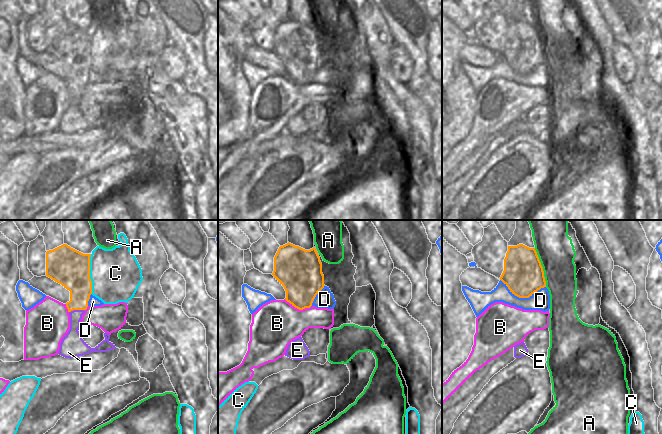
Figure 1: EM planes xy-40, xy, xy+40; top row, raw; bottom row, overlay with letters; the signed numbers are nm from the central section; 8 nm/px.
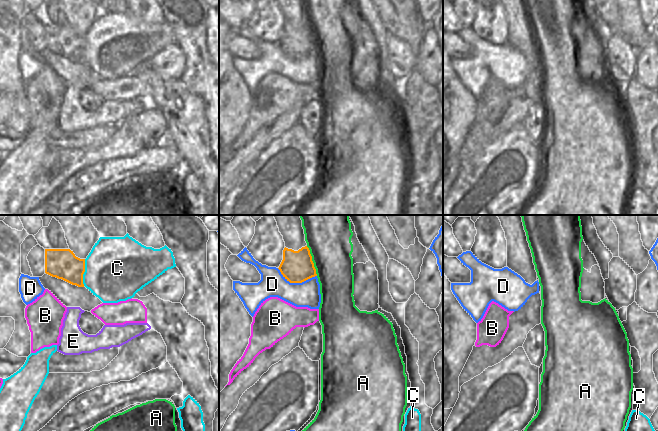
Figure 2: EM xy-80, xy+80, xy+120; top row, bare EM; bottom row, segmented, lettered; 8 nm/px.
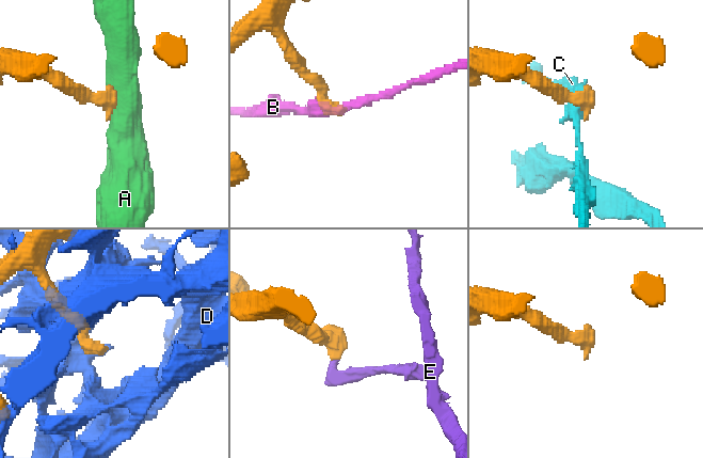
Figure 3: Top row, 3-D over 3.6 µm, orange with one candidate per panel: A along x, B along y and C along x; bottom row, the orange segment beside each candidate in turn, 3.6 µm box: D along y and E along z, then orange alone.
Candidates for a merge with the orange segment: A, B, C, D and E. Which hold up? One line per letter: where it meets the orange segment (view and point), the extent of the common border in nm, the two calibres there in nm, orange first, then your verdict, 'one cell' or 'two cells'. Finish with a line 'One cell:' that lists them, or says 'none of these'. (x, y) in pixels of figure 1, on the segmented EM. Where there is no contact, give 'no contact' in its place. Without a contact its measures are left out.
A: contact xy+40 (542, 267); length 320 nm; calibres 320 and 300 nm; two cells
B: contact xy (297, 308); length 220 nm; calibres 340 and 380 nm; two cells
C: contact xy-40 (89, 274); length 320 nm; calibres 300 and 400 nm; two cells
D: contact xy+40 (522, 297); length 380 nm; calibres 320 and 160 nm; two cells
E: contact xy-40 (76, 309); length 130 nm; calibres 220 and 140 nm; two cells
One cell: none of these

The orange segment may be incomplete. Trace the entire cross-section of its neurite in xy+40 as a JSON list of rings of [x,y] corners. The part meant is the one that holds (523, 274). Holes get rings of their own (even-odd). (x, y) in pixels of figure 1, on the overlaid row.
[[[508,246],[500,280],[519,298],[529,298],[546,287],[543,267],[535,248]]]

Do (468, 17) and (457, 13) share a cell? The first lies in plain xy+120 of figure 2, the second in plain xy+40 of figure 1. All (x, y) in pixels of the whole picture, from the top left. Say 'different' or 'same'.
different

